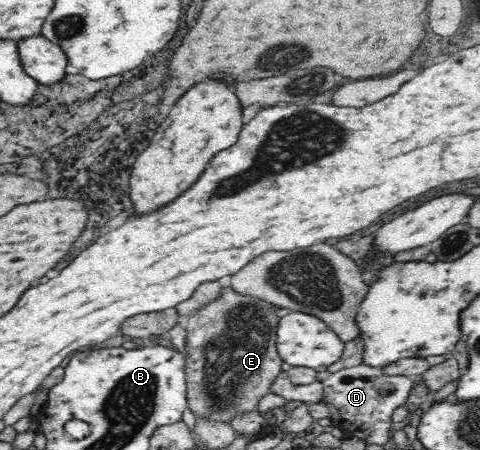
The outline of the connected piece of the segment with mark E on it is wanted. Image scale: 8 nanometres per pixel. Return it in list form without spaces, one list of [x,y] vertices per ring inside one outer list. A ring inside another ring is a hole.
[[[225,288],[223,295],[203,307],[199,312],[184,320],[186,348],[189,356],[185,362],[188,406],[195,416],[205,415],[211,419],[230,422],[240,410],[253,410],[261,396],[267,395],[270,382],[282,371],[282,360],[276,349],[276,333],[280,316],[269,311],[273,304],[241,296],[231,288]]]

